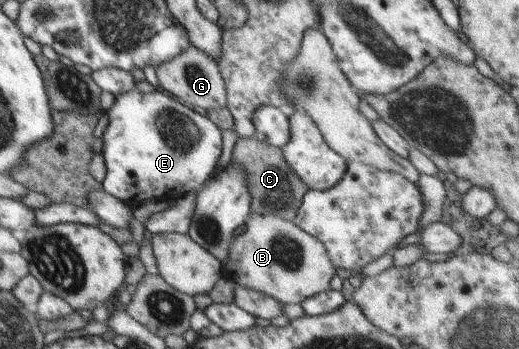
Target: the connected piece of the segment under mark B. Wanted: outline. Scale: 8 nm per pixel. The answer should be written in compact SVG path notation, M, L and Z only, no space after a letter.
M253 213L245 224L242 235L236 237L228 253L230 263L223 267L225 276L237 286L272 296L284 306L300 304L330 289L336 269L316 237L299 229L293 221L271 214Z

